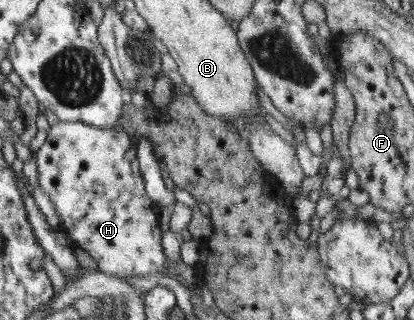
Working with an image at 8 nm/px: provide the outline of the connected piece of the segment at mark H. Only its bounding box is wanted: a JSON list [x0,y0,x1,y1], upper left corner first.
[36,122,169,278]

